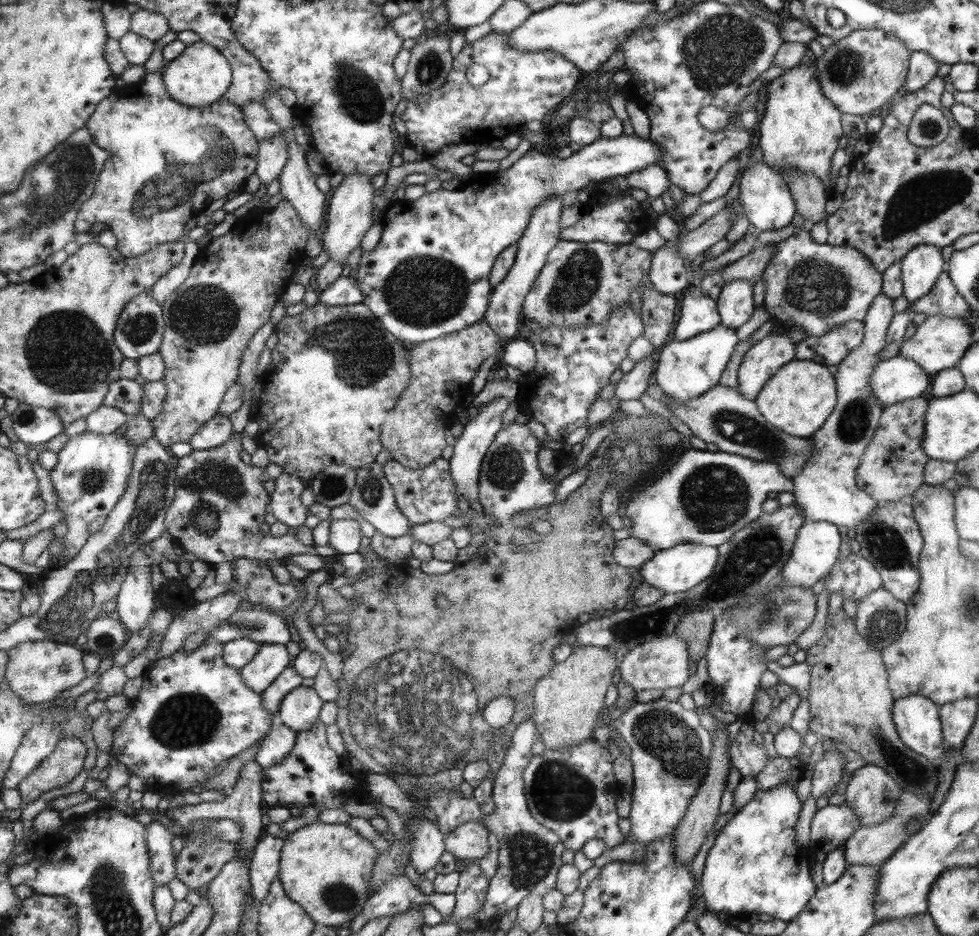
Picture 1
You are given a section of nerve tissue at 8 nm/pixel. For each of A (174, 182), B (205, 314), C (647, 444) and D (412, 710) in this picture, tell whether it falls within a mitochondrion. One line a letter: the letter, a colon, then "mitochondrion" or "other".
A: mitochondrion
B: mitochondrion
C: mitochondrion
D: mitochondrion

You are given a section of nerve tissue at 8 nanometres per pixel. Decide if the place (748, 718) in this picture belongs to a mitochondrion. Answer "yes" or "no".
no

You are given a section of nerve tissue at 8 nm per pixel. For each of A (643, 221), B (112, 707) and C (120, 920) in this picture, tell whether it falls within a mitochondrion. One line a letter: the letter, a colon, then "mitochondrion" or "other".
A: other
B: other
C: mitochondrion

